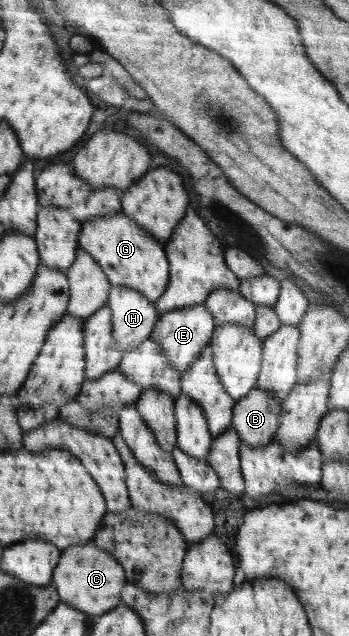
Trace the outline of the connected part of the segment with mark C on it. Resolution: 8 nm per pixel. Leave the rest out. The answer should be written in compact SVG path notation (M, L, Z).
M91 541L85 545L75 544L73 549L65 549L65 553L61 553L51 583L59 591L61 602L72 605L91 618L97 618L123 601L127 575L124 573L124 566L116 558Z

